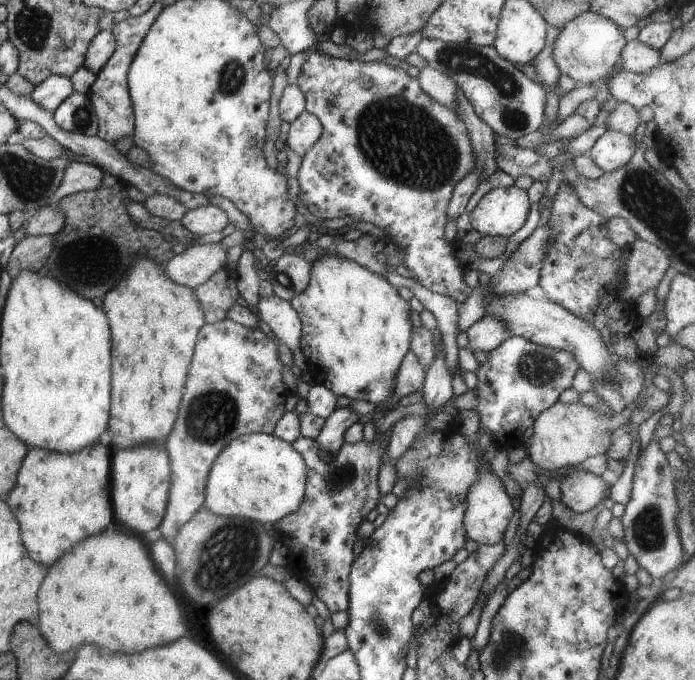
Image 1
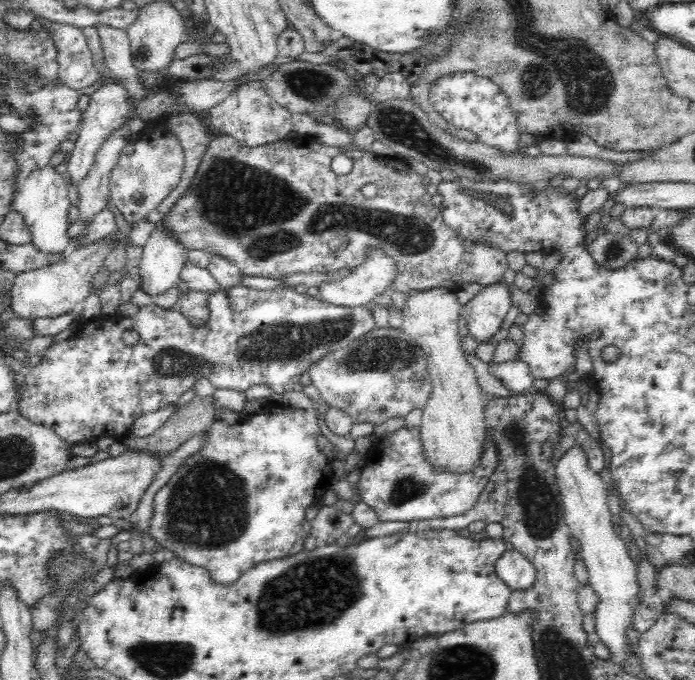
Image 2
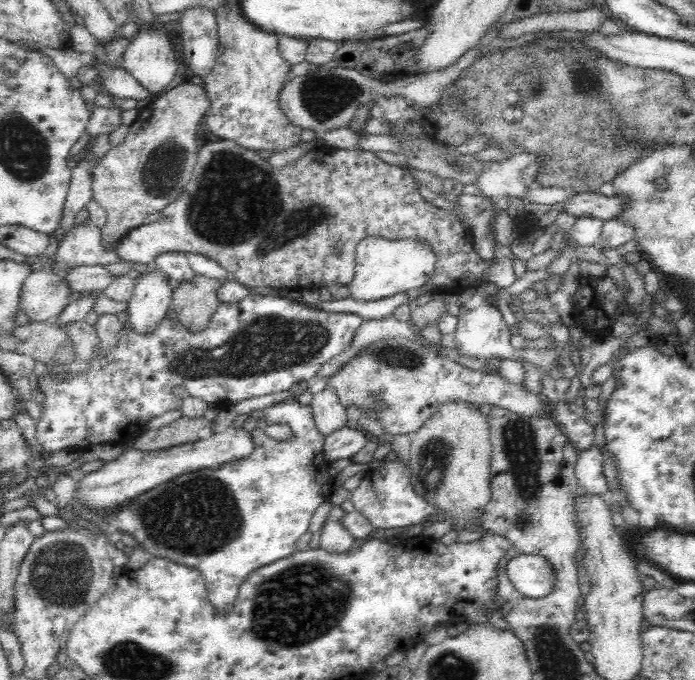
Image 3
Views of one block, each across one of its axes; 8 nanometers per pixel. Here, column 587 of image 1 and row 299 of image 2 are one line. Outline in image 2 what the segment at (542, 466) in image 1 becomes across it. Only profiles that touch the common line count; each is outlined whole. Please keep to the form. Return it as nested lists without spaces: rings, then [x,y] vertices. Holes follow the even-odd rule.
[[[447,288],[410,294],[402,310],[402,329],[424,351],[433,379],[433,392],[419,426],[421,455],[435,472],[456,476],[464,476],[478,466],[488,440],[482,391],[459,343],[456,321],[460,312],[457,296]]]

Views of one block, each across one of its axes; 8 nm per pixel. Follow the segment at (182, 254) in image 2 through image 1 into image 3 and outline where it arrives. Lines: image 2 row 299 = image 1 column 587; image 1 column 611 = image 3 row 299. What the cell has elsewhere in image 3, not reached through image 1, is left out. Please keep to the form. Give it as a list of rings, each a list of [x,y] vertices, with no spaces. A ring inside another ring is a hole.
[[[142,273],[135,280],[134,292],[131,299],[127,302],[126,314],[128,319],[125,324],[136,334],[146,336],[152,334],[160,322],[166,318],[168,310],[171,308],[172,289],[167,284],[167,275],[165,273]]]

